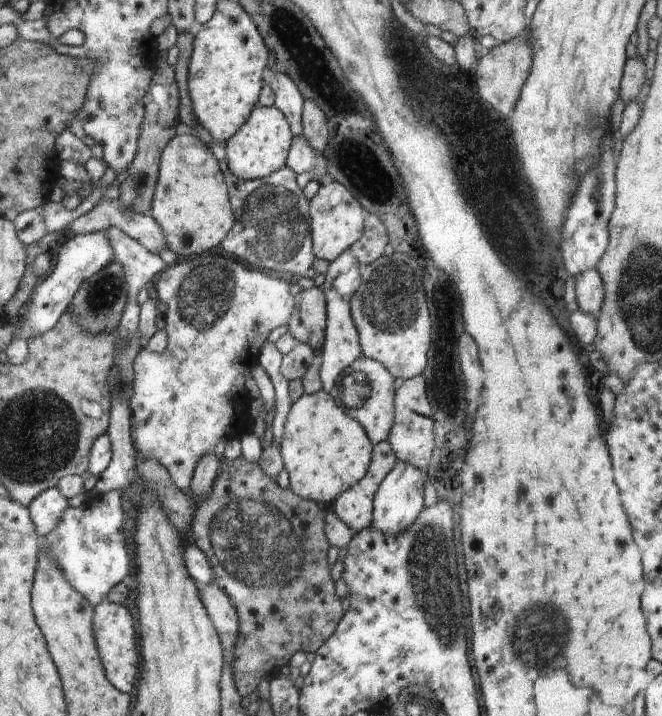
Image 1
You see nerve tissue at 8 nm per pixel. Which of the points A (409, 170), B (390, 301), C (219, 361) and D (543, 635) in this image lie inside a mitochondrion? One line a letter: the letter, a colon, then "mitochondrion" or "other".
A: mitochondrion
B: mitochondrion
C: other
D: mitochondrion

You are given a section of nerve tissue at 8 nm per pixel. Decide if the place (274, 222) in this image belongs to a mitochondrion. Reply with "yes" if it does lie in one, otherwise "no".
yes

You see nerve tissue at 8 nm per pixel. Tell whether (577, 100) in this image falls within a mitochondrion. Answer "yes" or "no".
no

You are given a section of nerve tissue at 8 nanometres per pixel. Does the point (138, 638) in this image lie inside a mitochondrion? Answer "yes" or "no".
no

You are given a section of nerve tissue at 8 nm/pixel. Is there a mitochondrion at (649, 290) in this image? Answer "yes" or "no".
yes

